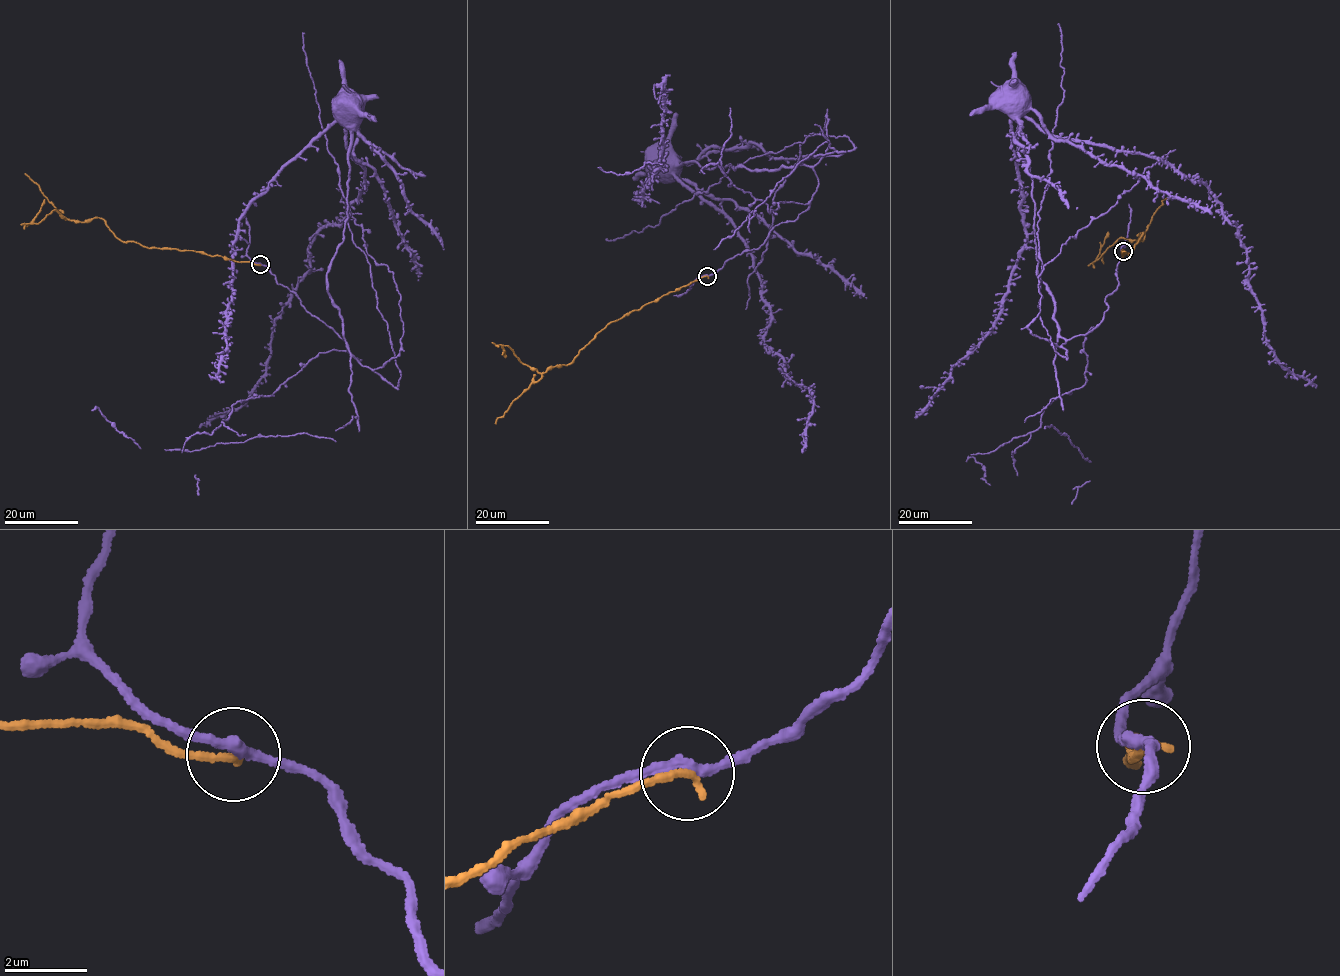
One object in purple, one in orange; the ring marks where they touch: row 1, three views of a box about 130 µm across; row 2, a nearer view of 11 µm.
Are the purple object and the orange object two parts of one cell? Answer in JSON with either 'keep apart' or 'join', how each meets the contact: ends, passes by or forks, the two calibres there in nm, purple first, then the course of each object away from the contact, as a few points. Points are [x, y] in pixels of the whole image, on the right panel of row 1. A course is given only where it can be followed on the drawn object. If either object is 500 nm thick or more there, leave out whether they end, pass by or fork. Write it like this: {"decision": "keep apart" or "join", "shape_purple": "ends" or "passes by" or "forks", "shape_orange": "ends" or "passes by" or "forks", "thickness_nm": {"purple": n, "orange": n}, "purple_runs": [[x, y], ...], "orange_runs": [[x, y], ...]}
{"decision": "keep apart", "shape_purple": "passes by", "shape_orange": "ends", "thickness_nm": {"purple": 240, "orange": 220}, "purple_runs": [[1123, 251], [1103, 320], [1062, 338], [1037, 273], [1022, 115], [1206, 184], [1236, 227], [1267, 341], [1316, 387]], "orange_runs": [[1123, 251], [1122, 256], [1130, 254], [1143, 232], [1138, 242], [1120, 238], [1097, 260], [1108, 231]]}

